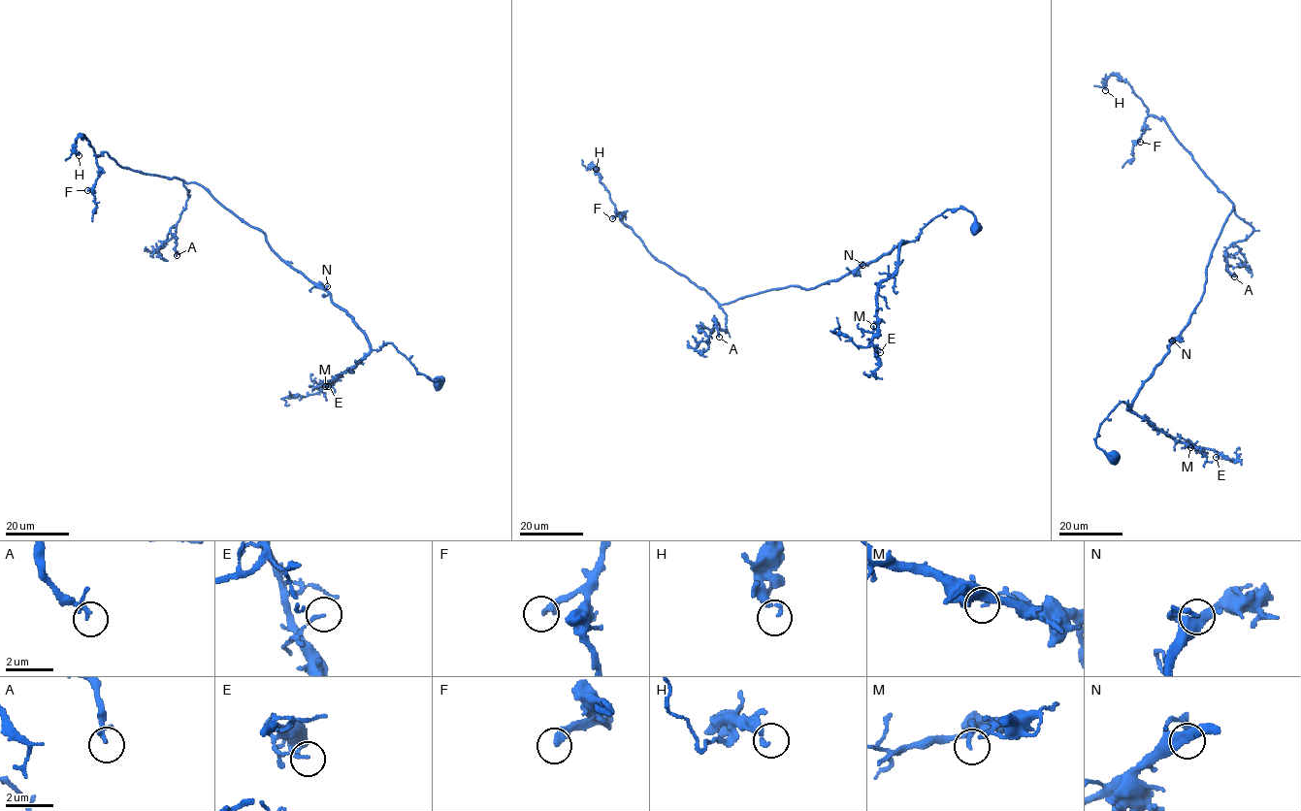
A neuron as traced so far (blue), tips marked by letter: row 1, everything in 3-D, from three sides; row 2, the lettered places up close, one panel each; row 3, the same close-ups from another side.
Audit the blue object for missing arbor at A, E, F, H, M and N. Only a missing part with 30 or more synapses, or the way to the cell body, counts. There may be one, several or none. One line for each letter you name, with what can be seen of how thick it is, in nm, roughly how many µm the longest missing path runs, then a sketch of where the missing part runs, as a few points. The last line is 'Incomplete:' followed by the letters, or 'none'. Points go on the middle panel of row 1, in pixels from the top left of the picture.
F: Thickness 320 nm. Missing length about 30 µm. Course of what is missing: (612, 218), (580, 216), (577, 232), (582, 237)
Incomplete: F

